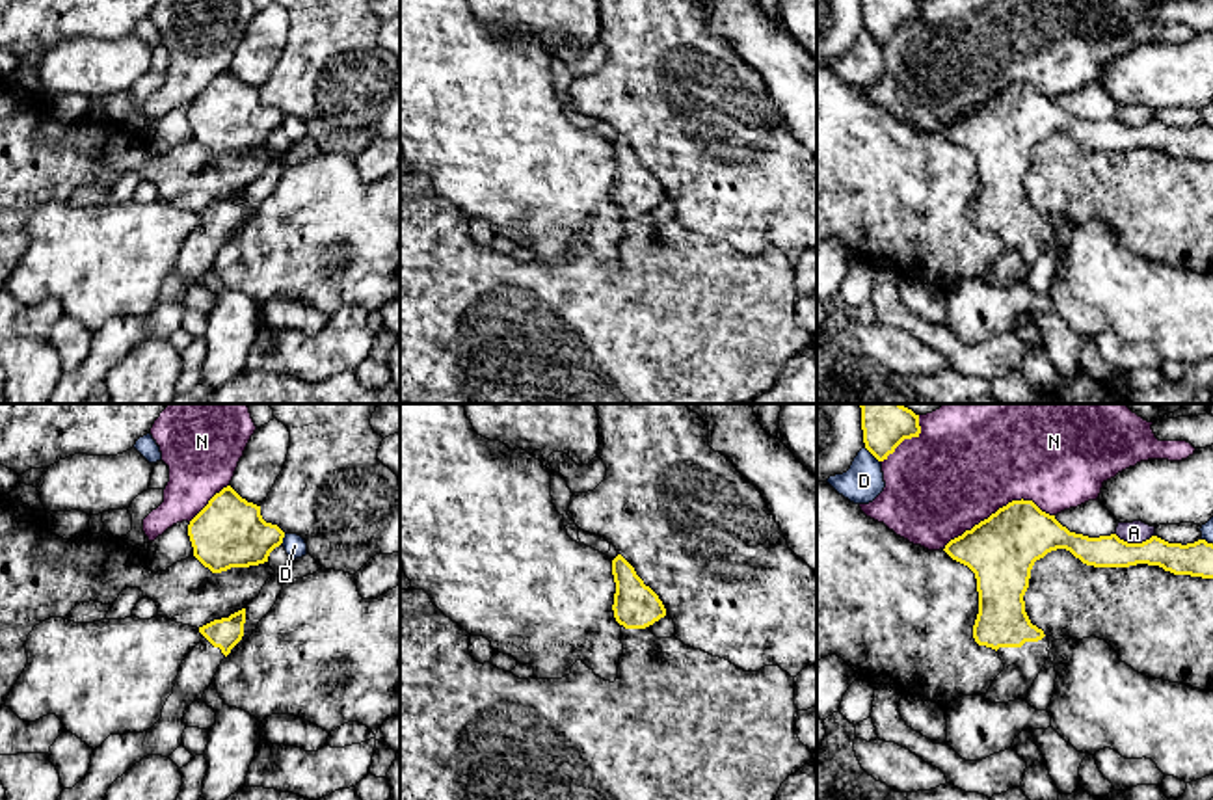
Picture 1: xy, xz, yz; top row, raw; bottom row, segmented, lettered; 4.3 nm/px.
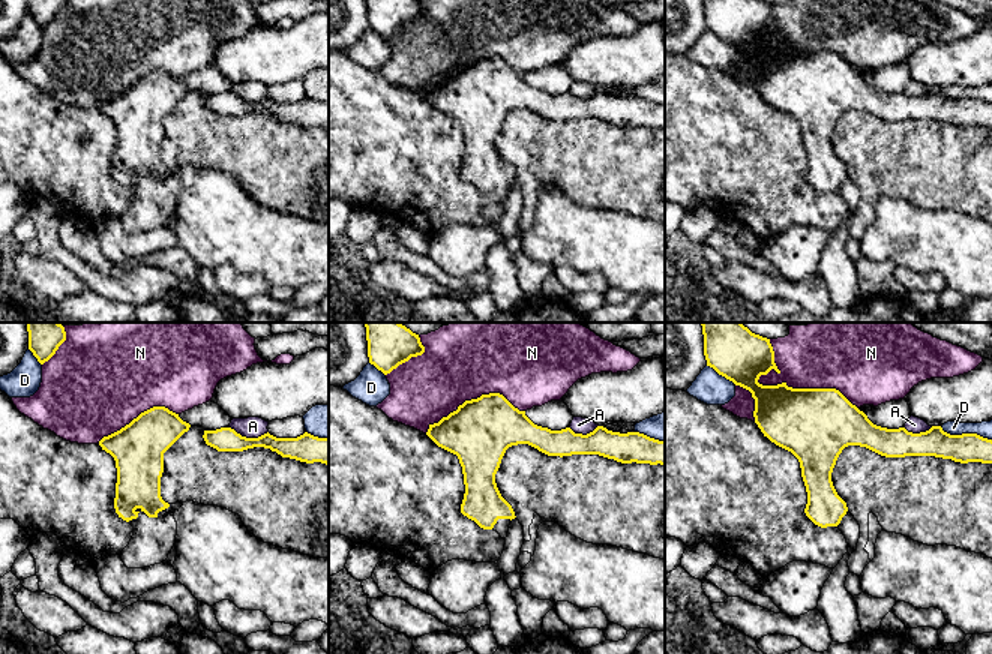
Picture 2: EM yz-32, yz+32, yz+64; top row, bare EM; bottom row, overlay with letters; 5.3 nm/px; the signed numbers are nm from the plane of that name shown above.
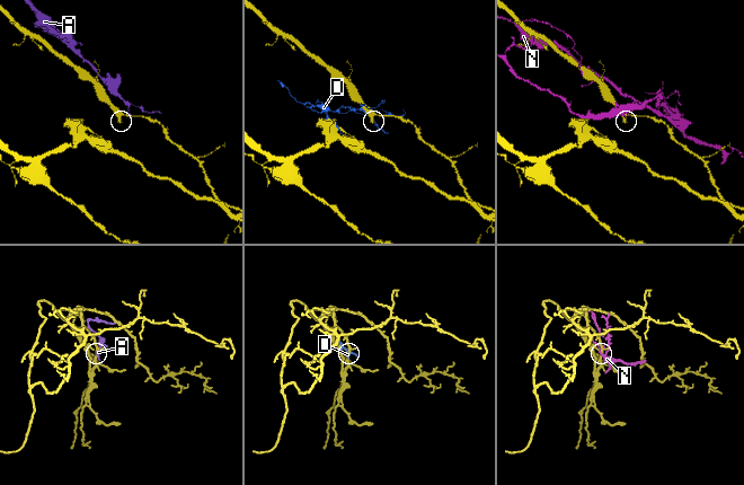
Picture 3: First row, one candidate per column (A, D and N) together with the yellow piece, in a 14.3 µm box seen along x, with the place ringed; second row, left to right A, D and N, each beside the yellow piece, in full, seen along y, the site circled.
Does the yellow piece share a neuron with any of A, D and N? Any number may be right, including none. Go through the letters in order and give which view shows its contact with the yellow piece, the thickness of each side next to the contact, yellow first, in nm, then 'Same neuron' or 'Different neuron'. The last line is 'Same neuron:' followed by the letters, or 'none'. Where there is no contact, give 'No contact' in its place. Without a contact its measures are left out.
A: Touches yellow in yz. Thickness 140 nm (yellow) against 100 nm. Different neuron
D: Touches yellow in yz. Thickness 160 nm (yellow) against 170 nm. Different neuron
N: Touches yellow in yz. Thickness 300 nm (yellow) against 460 nm. Different neuron
Same neuron: none

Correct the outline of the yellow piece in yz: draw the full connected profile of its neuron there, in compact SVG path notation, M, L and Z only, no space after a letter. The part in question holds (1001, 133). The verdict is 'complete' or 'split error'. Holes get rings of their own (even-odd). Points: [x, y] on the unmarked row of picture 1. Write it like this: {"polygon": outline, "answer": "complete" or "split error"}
{"polygon": "M1012 84L945 128L977 162L979 197L973 221L999 236L1005 253L982 281L992 287L1025 283L1049 240L1049 223L1031 207L1023 179L1031 153L1047 136L1066 132L1086 149L1159 149L1174 158L1213 162L1213 127L1168 127L1157 119L1127 127L1116 117L1088 121L1070 115L1033 84Z", "answer": "split error"}

